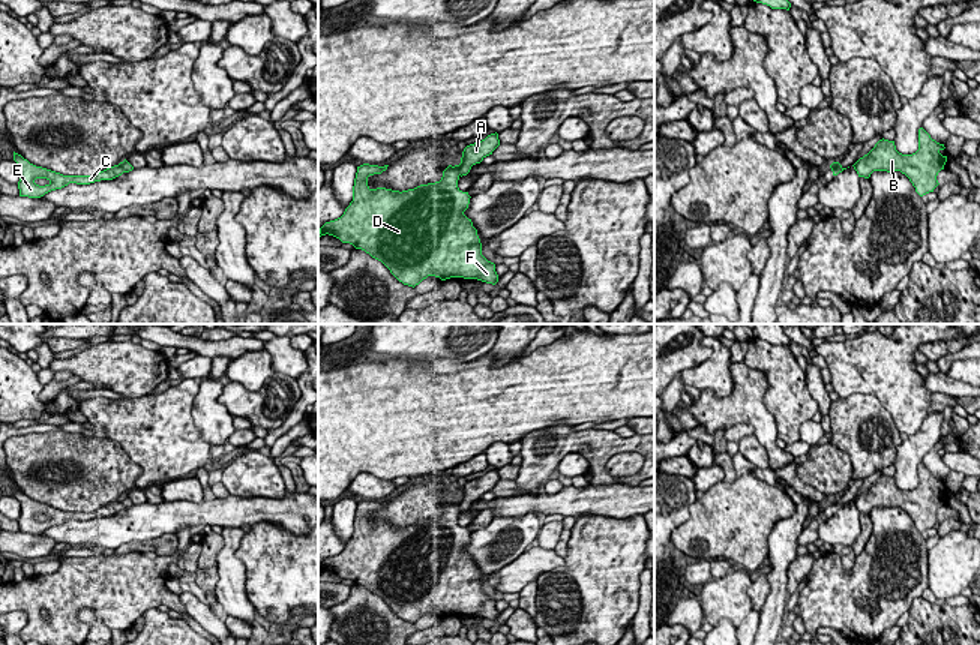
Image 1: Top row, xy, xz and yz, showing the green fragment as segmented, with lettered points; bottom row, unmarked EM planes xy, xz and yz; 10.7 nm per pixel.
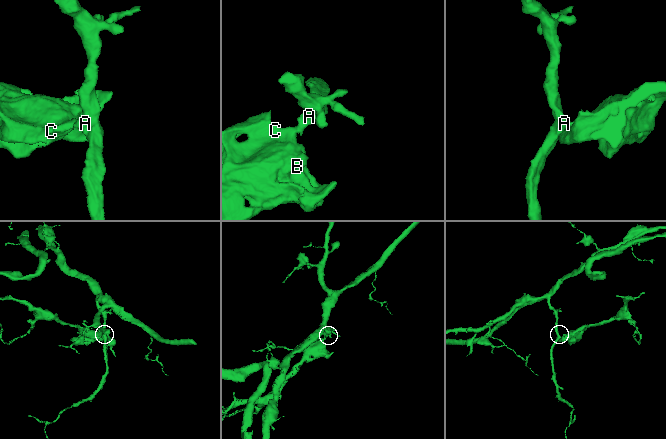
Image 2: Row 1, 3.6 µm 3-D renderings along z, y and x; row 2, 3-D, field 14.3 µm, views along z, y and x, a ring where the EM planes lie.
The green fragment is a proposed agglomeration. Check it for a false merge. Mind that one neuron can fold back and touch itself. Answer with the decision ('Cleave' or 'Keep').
Cleave

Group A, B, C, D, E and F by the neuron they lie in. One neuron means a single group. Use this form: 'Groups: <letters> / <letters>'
Groups: A / B C D E F

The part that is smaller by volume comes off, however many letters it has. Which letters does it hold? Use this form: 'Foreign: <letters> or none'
Foreign: B, C, D, E, F

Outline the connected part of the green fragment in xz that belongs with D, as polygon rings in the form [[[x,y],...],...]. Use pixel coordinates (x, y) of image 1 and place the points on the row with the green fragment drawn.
[[[369,164],[357,166],[353,201],[341,218],[326,222],[320,228],[318,238],[329,234],[365,250],[381,261],[399,282],[413,288],[428,276],[441,280],[450,278],[477,279],[495,285],[498,282],[495,264],[482,255],[477,230],[464,214],[471,196],[458,188],[459,165],[449,165],[440,182],[420,184],[414,189],[402,192],[386,188],[371,189],[368,177],[381,174],[387,166]]]

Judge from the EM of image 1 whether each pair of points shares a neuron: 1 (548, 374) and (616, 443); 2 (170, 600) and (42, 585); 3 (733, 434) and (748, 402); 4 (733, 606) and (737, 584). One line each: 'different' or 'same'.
1: different
2: same
3: different
4: same

